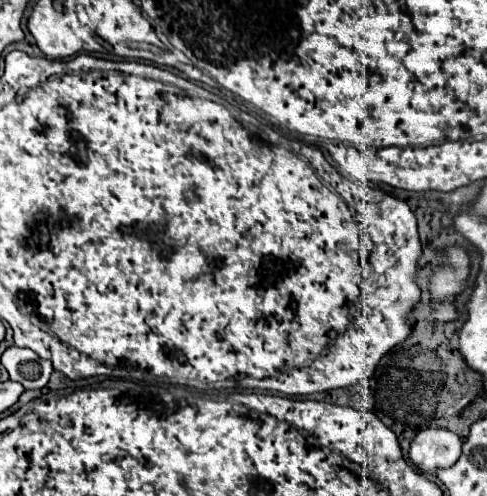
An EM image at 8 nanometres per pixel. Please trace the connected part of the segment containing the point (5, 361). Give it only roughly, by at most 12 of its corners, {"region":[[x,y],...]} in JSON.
{"region":[[11,346],[1,364],[27,390],[45,388],[51,360]]}

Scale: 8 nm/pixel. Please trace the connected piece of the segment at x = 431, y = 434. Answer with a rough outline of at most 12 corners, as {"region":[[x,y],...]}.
{"region":[[421,430],[409,448],[427,474],[455,464],[461,438]]}

